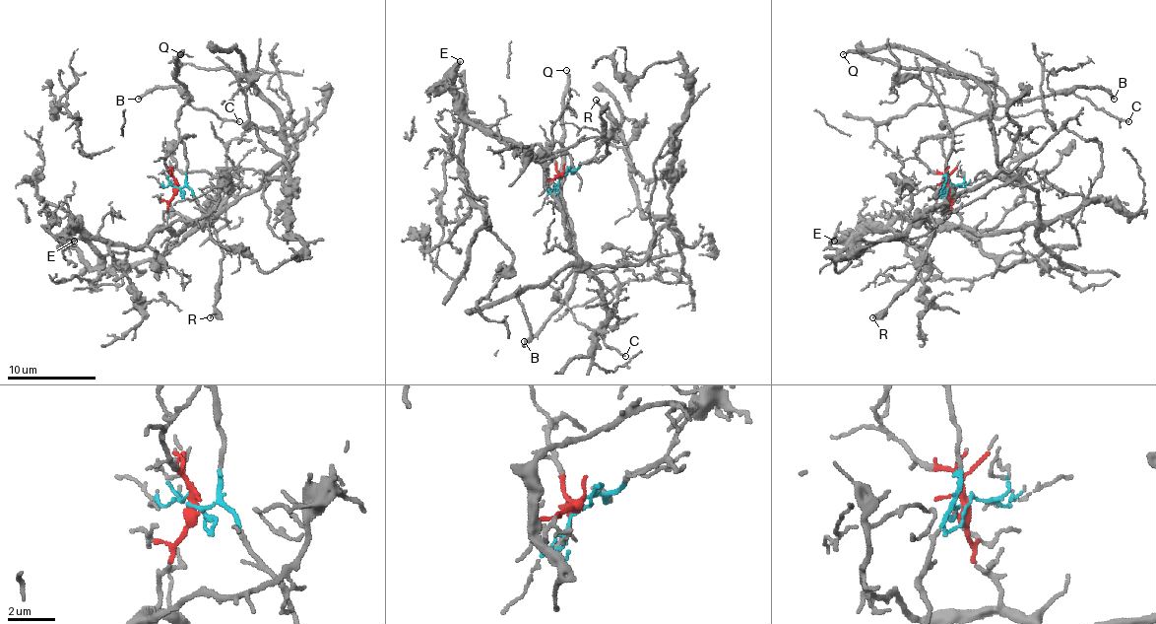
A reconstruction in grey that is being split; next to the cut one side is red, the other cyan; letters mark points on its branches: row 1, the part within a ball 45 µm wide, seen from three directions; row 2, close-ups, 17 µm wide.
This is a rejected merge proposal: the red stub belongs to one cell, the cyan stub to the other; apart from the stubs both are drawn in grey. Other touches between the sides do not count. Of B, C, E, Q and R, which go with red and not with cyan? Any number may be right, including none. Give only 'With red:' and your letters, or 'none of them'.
With red: E

